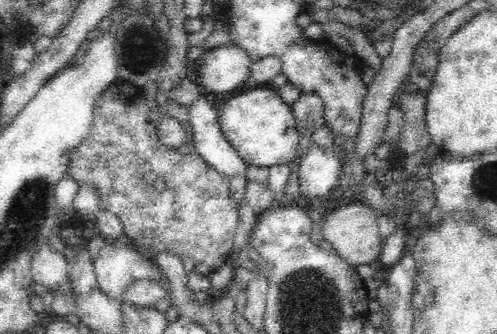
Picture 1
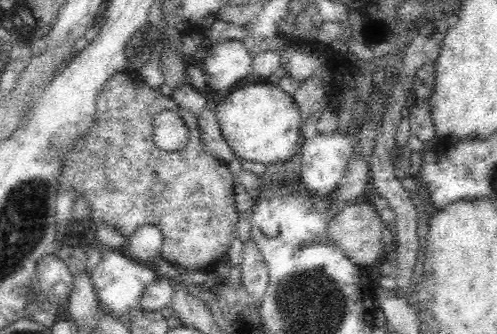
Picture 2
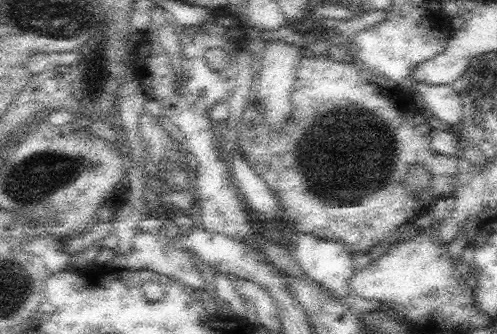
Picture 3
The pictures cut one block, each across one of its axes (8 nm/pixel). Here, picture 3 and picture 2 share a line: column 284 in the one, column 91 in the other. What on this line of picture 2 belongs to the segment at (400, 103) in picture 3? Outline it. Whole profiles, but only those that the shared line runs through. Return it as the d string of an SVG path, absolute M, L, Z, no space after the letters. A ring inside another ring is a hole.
M130 70L116 72L98 92L96 98L98 112L90 130L70 144L70 150L62 158L62 174L60 188L74 190L80 198L84 198L90 206L90 214L94 222L112 224L124 238L130 238L140 226L152 224L162 230L164 260L176 264L184 270L202 270L212 272L212 268L220 262L228 260L228 250L238 238L236 224L240 222L240 214L236 210L236 176L230 174L230 166L216 160L214 156L204 152L198 116L194 116L188 108L178 106L172 96L164 96L160 88L152 90L142 82L142 78ZM162 110L178 112L190 130L188 144L178 152L166 152L154 142L154 118Z

